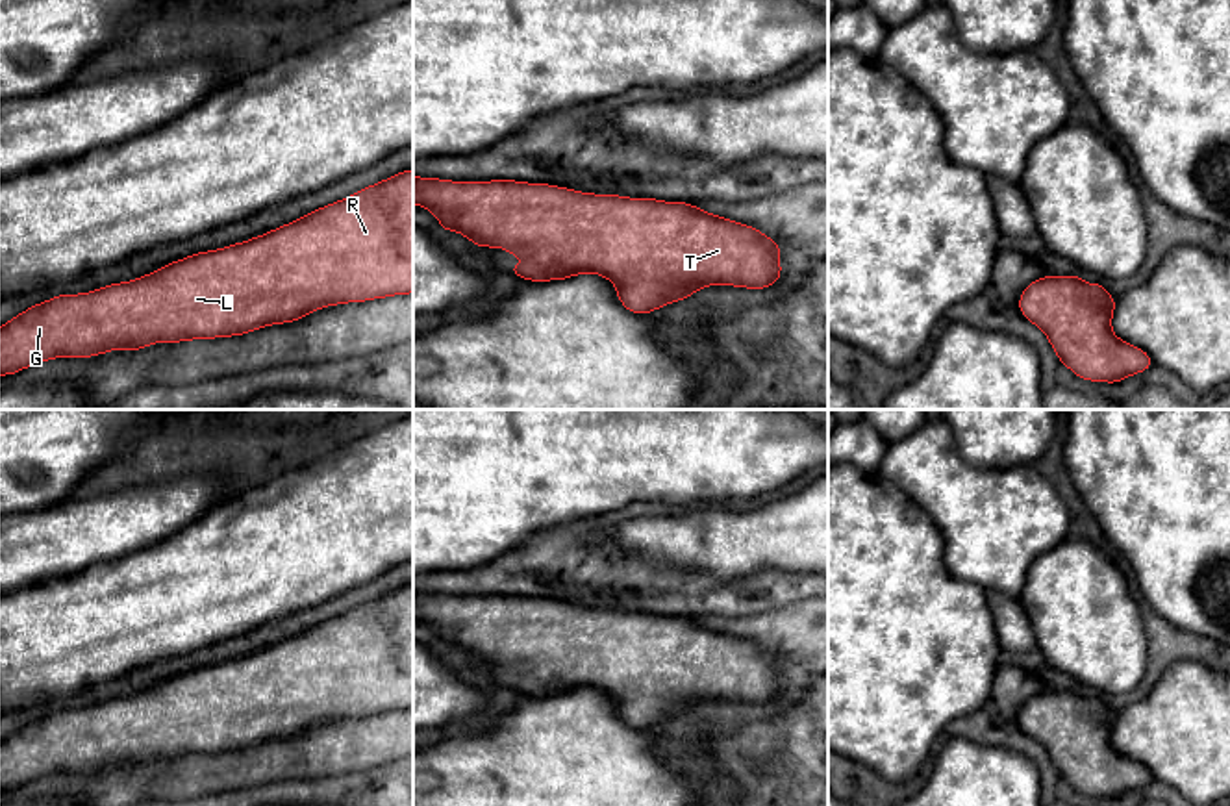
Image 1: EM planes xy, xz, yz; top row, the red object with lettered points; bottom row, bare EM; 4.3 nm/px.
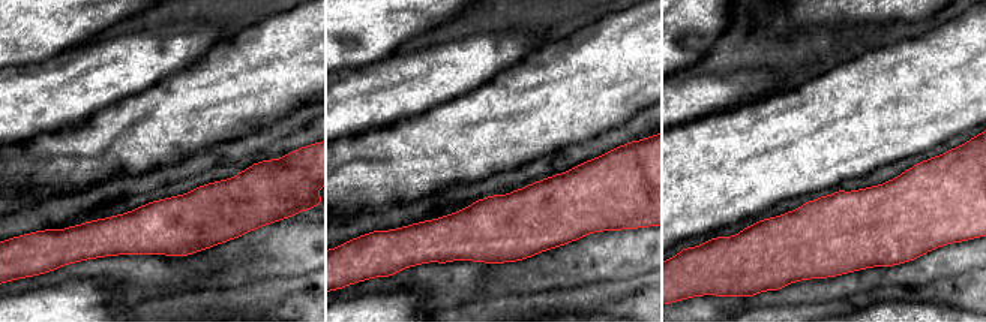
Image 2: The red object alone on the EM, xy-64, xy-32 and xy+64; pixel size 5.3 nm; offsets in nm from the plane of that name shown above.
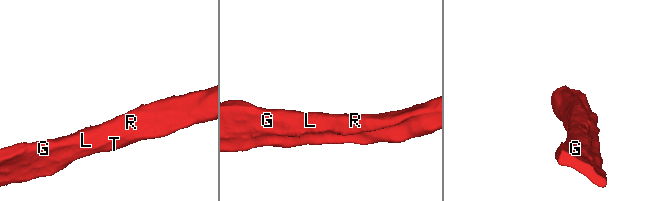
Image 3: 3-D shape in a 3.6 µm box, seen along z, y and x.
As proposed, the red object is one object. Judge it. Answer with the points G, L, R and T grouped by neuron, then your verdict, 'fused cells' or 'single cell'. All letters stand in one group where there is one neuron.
G L R T; single cell

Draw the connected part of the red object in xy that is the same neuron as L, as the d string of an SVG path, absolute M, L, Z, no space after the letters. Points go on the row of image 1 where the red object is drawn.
M413 169L369 185L345 200L259 237L193 254L143 278L83 295L57 295L0 326L0 376L52 358L91 358L109 350L139 350L159 341L230 337L298 321L324 306L413 293Z

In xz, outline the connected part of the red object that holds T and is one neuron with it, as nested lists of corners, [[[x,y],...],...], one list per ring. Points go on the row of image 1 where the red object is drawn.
[[[413,176],[413,204],[430,209],[443,226],[472,241],[476,246],[502,246],[508,254],[526,259],[508,272],[530,282],[565,280],[582,272],[595,272],[613,282],[621,304],[637,315],[685,300],[706,285],[735,285],[748,289],[771,287],[782,274],[780,245],[752,226],[706,213],[687,202],[661,202],[656,198],[626,198],[619,195],[591,195],[526,182],[448,182]]]

